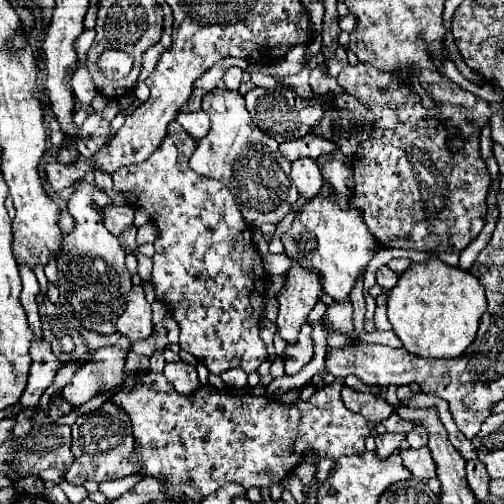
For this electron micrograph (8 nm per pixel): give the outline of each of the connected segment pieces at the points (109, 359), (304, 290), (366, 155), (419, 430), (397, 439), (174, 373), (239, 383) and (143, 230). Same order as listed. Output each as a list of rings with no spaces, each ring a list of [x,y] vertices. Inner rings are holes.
[[[122,337],[116,345],[94,351],[90,361],[76,371],[70,383],[64,385],[60,397],[72,407],[80,407],[106,389],[106,377],[114,377],[114,385],[118,385],[118,381],[122,381],[122,369],[128,351],[130,341],[126,337]]]
[[[294,263],[288,271],[288,281],[278,295],[278,335],[292,345],[298,339],[300,327],[306,323],[308,313],[322,295],[320,277],[316,271],[308,271]]]
[[[358,63],[354,67],[352,65],[344,67],[342,73],[338,75],[338,83],[346,89],[346,93],[362,101],[362,105],[366,105],[370,113],[374,113],[374,121],[376,121],[374,133],[366,141],[358,143],[358,149],[352,157],[352,173],[354,173],[356,187],[352,191],[350,203],[362,211],[366,225],[384,247],[414,249],[422,253],[462,251],[464,247],[468,247],[472,239],[478,237],[488,213],[486,193],[492,179],[488,175],[486,163],[482,161],[479,145],[476,143],[480,137],[480,129],[488,123],[492,112],[488,102],[472,95],[470,91],[460,89],[446,75],[430,73],[430,71],[416,71],[416,75],[422,87],[431,90],[428,93],[434,97],[434,100],[444,104],[446,125],[442,125],[434,117],[430,121],[430,113],[422,107],[420,97],[414,95],[414,91],[406,87],[406,83],[398,81],[398,77],[390,73],[382,73],[366,63]],[[457,134],[462,135],[467,145],[459,151],[448,151],[446,137]]]
[[[416,427],[416,429],[412,429],[412,431],[406,433],[406,441],[410,443],[410,447],[418,449],[418,447],[422,447],[422,445],[428,443],[428,433],[426,433],[424,427]]]
[[[382,433],[376,435],[376,455],[378,459],[386,459],[400,449],[404,435],[402,433]]]
[[[184,361],[166,363],[164,375],[174,385],[174,389],[182,395],[188,395],[188,393],[196,391],[198,385],[200,385],[198,375],[196,375],[196,367],[190,365],[190,363],[184,363]]]
[[[228,369],[220,377],[228,387],[246,387],[246,381],[248,381],[248,375],[242,369]]]
[[[146,223],[146,225],[142,225],[142,227],[138,229],[136,241],[138,241],[138,245],[142,245],[142,243],[154,243],[156,237],[158,237],[156,225],[154,225],[154,223]]]

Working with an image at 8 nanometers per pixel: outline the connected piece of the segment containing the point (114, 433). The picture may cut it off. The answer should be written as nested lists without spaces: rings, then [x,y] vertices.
[[[106,401],[100,409],[76,417],[76,423],[72,425],[74,463],[66,471],[66,481],[70,485],[84,485],[86,481],[102,483],[138,473],[140,469],[128,461],[132,449],[134,449],[134,437],[128,415],[120,407]]]

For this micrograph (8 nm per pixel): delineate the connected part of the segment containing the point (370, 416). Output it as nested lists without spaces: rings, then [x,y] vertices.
[[[350,387],[342,389],[342,401],[348,409],[362,413],[368,421],[372,423],[380,423],[386,417],[390,417],[390,413],[394,411],[390,403],[386,403],[380,397],[374,397],[370,393],[362,393],[362,391],[354,391]]]

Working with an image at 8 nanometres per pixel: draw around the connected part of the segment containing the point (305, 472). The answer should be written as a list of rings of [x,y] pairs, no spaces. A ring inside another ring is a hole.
[[[298,465],[294,469],[294,472],[302,479],[302,483],[304,484],[303,493],[306,495],[309,491],[309,484],[315,476],[316,467],[313,465]]]

